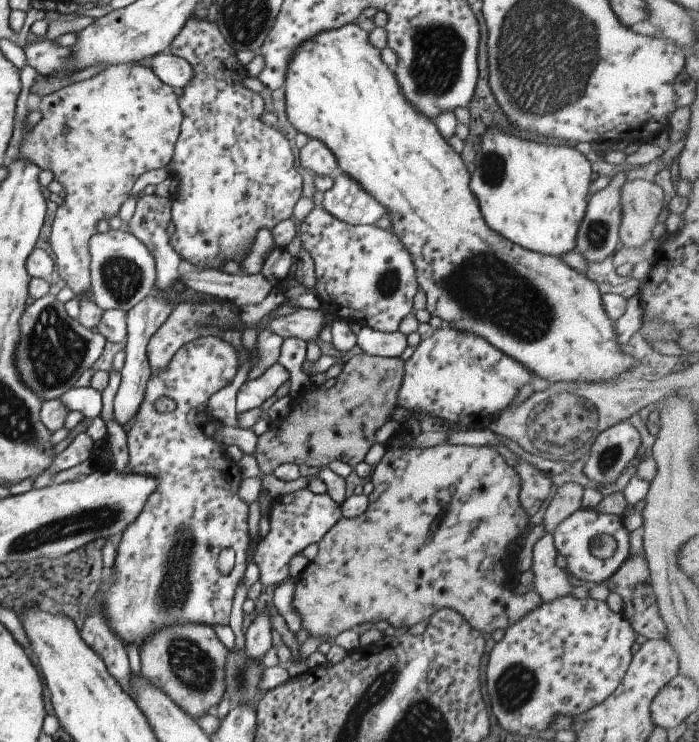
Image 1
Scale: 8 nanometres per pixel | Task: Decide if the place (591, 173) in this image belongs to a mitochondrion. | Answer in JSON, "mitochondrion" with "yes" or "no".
{"mitochondrion":"no"}

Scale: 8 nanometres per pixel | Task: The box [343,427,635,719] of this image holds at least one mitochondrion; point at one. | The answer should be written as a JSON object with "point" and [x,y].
{"point":[515,685]}

